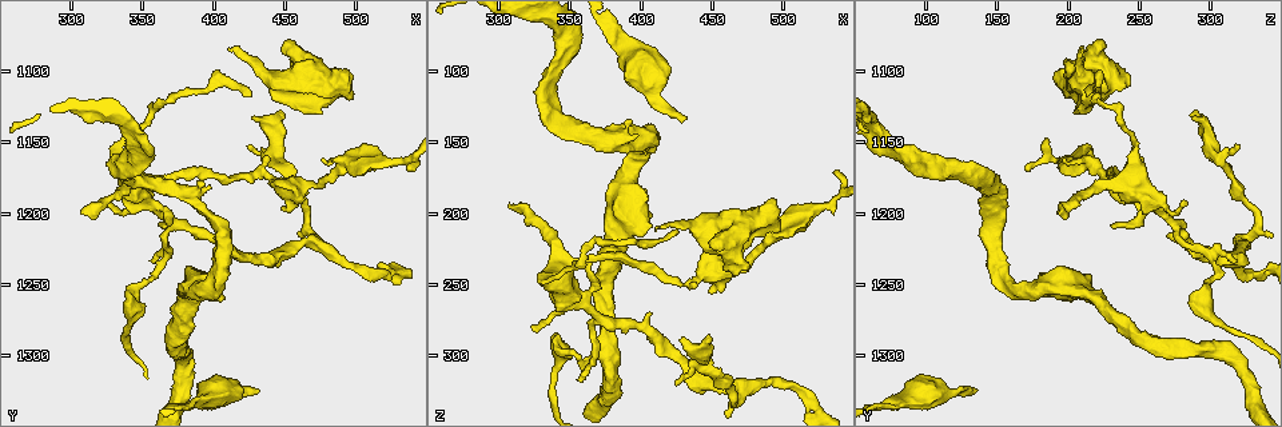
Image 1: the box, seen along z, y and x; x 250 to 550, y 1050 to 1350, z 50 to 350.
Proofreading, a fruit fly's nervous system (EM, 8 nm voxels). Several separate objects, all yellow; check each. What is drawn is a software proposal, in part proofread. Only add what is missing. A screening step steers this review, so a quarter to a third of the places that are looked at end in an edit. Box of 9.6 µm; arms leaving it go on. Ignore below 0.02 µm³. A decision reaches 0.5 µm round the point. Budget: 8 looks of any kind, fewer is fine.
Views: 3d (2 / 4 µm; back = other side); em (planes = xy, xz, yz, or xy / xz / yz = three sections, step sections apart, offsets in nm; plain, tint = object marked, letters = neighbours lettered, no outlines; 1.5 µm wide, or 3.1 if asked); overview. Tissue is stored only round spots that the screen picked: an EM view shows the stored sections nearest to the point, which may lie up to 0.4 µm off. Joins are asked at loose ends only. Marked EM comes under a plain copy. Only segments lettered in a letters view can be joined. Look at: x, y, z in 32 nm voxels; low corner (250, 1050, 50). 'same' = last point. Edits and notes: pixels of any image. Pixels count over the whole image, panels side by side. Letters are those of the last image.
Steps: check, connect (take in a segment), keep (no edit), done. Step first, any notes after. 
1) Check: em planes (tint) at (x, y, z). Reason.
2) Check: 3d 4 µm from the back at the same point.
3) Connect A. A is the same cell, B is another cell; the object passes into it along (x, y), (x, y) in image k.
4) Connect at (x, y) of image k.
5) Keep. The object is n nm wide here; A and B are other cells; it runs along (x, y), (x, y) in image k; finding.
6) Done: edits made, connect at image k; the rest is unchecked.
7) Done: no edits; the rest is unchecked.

Check: em planes (letters) at (412, 1086, 208). An open end.

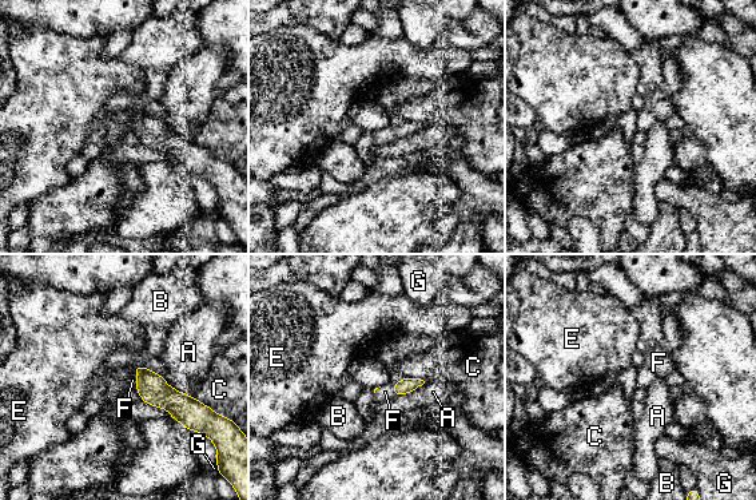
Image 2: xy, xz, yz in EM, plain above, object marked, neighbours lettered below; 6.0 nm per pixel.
Connect F. F is the same cell, A, B, C, E and G are other cells; the object passes into it along (409, 384), (393, 389), (385, 392) in image 2; the neuron continues.

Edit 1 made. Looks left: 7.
Check: em yz step 8 (letters) at (432, 1326, 134). Branch stops here.

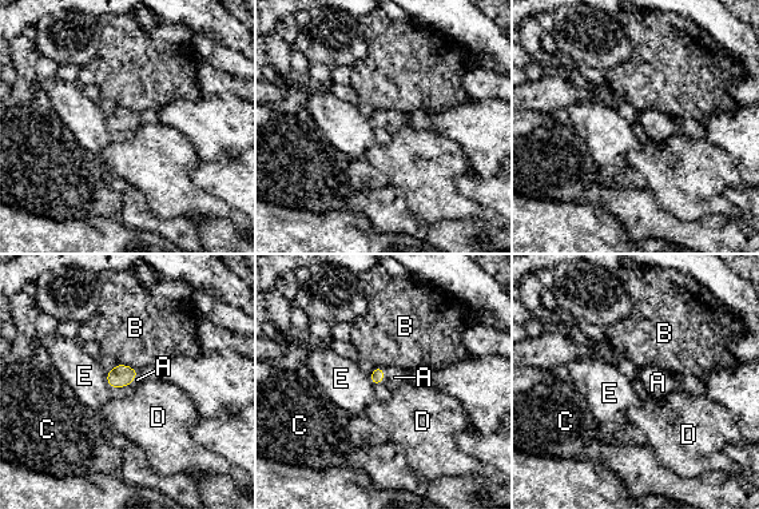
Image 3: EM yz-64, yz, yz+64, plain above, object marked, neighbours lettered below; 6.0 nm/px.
Connect A. The longest contact is with B, 140 nm; A is the same cell, B, C, D and E are other cells; it goes on there.

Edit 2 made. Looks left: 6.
Check: overview. Redraw.

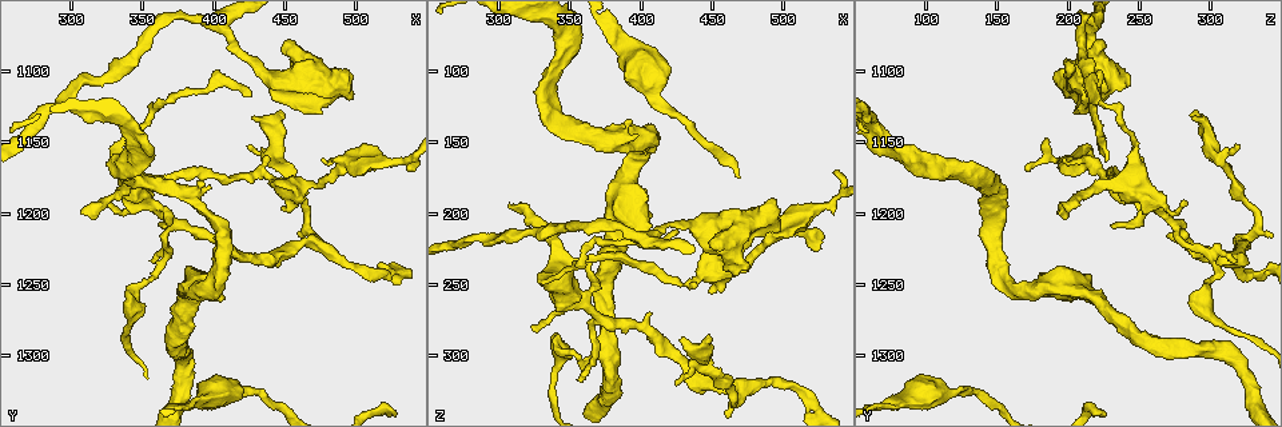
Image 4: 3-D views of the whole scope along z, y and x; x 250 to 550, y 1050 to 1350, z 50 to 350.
Check: em xz step 8 (letters) at (306, 1198, 196). An open end.

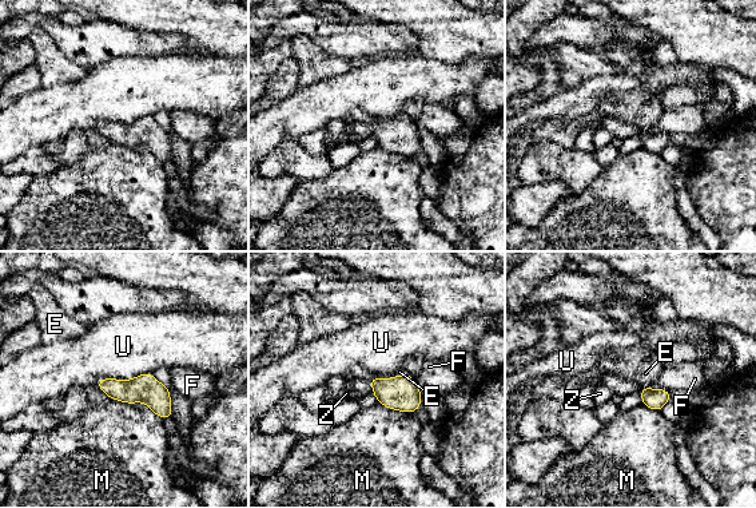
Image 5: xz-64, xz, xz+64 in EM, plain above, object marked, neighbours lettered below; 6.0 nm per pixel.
Check: em planes (letters) at the same point.

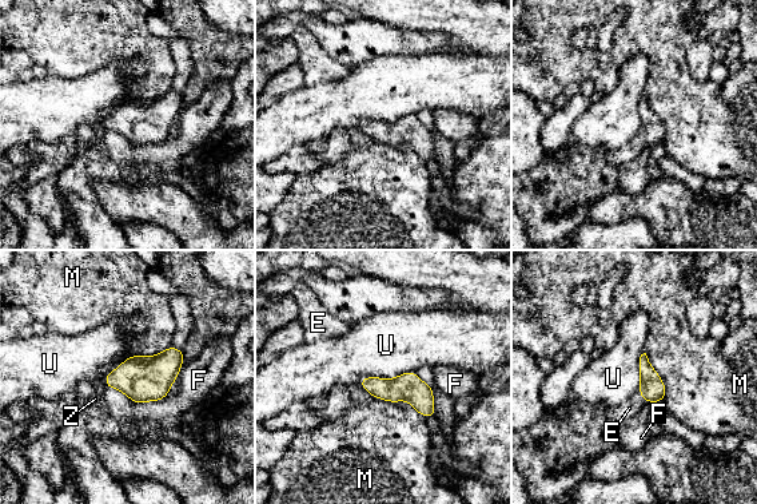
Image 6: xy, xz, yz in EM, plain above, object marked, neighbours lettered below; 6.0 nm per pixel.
Connect E. The object is 130 nm wide here; E is the same cell, F, M, U and Z are other cells; the object passes into it along (652, 388), (641, 395), (629, 408) in image 6; it goes on there.

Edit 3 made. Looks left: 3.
Done: edits made, connect at image 2, connect at image 3, connect at image 6; the rest is unchecked.

